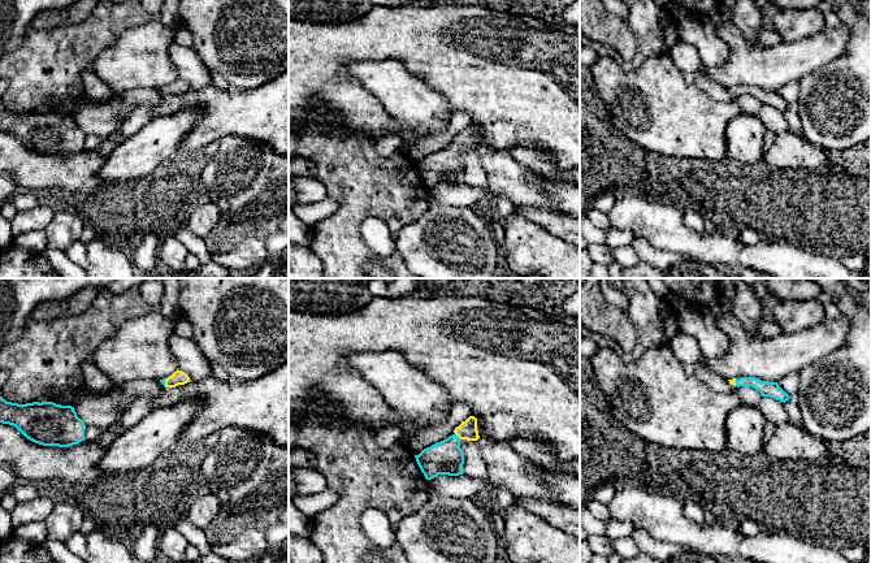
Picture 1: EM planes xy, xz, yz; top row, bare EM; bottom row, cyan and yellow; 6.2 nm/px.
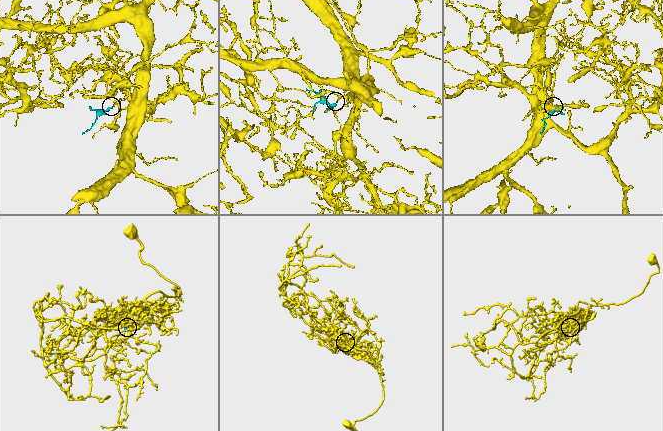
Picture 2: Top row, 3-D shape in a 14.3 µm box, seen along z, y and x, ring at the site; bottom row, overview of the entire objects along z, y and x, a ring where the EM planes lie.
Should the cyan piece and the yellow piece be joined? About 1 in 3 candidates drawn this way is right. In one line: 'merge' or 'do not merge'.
merge

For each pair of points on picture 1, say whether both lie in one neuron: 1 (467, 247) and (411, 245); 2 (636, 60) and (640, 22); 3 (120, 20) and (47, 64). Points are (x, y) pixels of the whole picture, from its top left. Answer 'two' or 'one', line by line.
1: one
2: one
3: one

